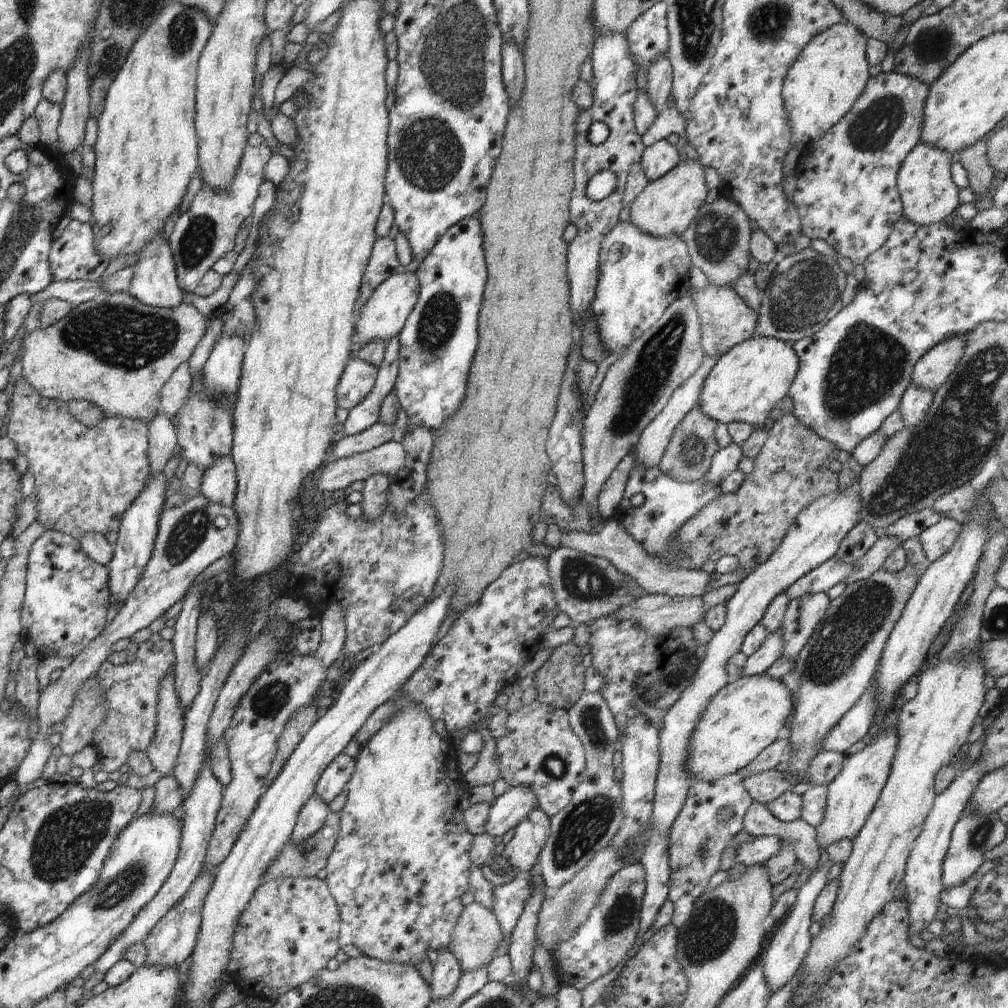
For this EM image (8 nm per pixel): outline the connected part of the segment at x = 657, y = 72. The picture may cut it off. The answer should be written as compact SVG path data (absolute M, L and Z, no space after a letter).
M667 54L649 66L647 97L653 103L658 116L668 104L673 89L673 68Z

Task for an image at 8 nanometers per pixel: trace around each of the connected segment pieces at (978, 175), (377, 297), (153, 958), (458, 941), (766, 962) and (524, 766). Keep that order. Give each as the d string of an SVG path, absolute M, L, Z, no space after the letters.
M989 134L977 140L972 146L954 153L953 160L958 161L967 171L970 187L979 196L986 196L988 190L993 186L995 174L989 163L986 147Z
M401 268L384 282L381 282L372 292L370 298L359 308L358 318L354 322L356 335L361 336L361 340L357 344L361 347L364 343L373 340L388 342L398 335L417 303L418 295L418 277L415 273L406 272Z
M214 869L202 871L191 884L188 892L183 896L182 902L176 908L172 907L148 933L148 936L141 942L147 950L144 965L162 965L164 967L178 966L192 954L196 939L198 938L201 925L201 912L204 901L214 880Z
M474 901L464 907L457 920L456 928L451 934L450 952L457 958L463 972L473 971L488 964L494 958L496 947L503 937L500 923L497 922L494 912Z
M830 859L827 863L820 863L820 866L814 871L809 879L797 892L797 901L795 905L790 909L790 912L783 918L780 926L776 928L770 944L768 944L768 950L761 955L761 965L764 971L764 980L768 983L772 994L776 990L780 990L783 986L786 986L794 974L798 972L798 968L803 962L803 958L806 956L807 950L810 948L811 939L815 932L815 925L812 920L813 904L822 889L827 885L826 879L828 871L835 863Z
M538 700L530 705L522 705L515 714L509 714L504 728L496 734L496 752L501 778L504 778L512 787L530 788L531 792L536 795L537 806L550 818L570 804L572 794L582 782L586 770L585 750L580 739L571 729L568 711L552 708Z

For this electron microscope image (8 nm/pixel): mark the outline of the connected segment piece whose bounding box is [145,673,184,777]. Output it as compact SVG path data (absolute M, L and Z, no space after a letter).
M166 675L160 683L155 735L145 750L152 766L163 777L170 776L177 763L184 728L173 676Z

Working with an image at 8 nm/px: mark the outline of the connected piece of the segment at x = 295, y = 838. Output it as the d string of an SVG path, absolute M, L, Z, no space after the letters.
M312 795L298 813L291 841L298 844L316 834L324 826L329 812L329 806L318 795Z

